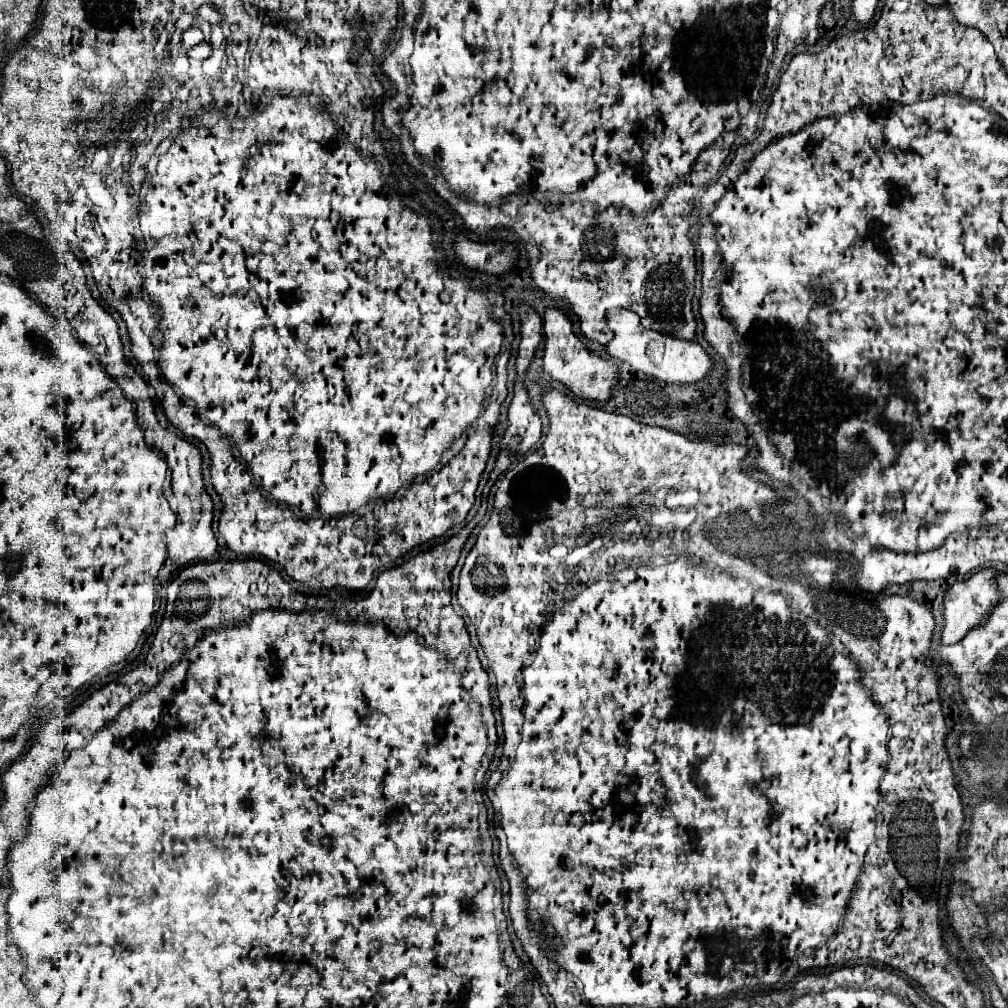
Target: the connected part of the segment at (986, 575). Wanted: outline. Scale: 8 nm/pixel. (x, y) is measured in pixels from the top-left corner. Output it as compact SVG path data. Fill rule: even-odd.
M986 568L980 572L974 572L972 578L964 580L964 582L956 582L946 594L944 594L944 632L942 632L942 642L944 644L954 644L960 642L974 626L982 624L990 612L994 610L994 606L1000 602L1000 592L998 592L998 584L996 584L996 568Z

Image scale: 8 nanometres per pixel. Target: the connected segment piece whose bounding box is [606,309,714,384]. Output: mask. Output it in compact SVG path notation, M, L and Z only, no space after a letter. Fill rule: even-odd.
M624 309L619 314L609 317L608 327L614 333L614 337L606 346L608 356L630 364L636 372L650 374L664 382L696 384L704 380L714 368L714 360L704 352L704 348L698 342L688 342L658 334L654 330L644 330L638 315L630 310Z

